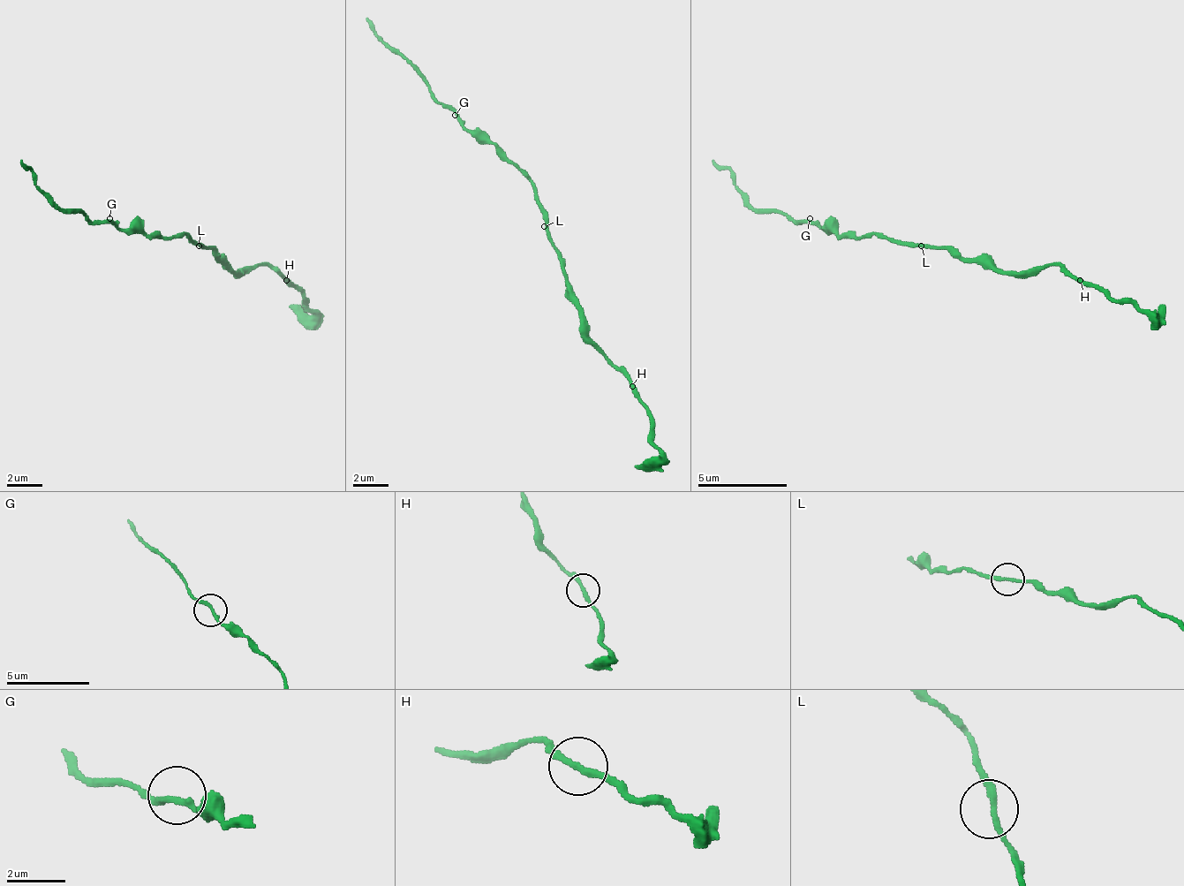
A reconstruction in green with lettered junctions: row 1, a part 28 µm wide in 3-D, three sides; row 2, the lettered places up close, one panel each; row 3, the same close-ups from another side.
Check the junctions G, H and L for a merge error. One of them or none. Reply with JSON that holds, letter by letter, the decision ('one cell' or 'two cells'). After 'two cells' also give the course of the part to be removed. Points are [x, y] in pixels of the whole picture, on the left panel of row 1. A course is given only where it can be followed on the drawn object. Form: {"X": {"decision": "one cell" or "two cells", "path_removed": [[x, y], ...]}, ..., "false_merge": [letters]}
{"G": {"decision": "one cell"}, "H": {"decision": "one cell"}, "L": {"decision": "one cell"}, "false_merge": []}

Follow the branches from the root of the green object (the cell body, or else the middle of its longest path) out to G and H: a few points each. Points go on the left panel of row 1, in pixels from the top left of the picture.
G: (203, 246), (199, 246), (189, 237), (149, 237), (145, 232), (123, 232), (109, 218)
H: (203, 246), (207, 246), (234, 272), (247, 272), (260, 263), (269, 263), (287, 281)

